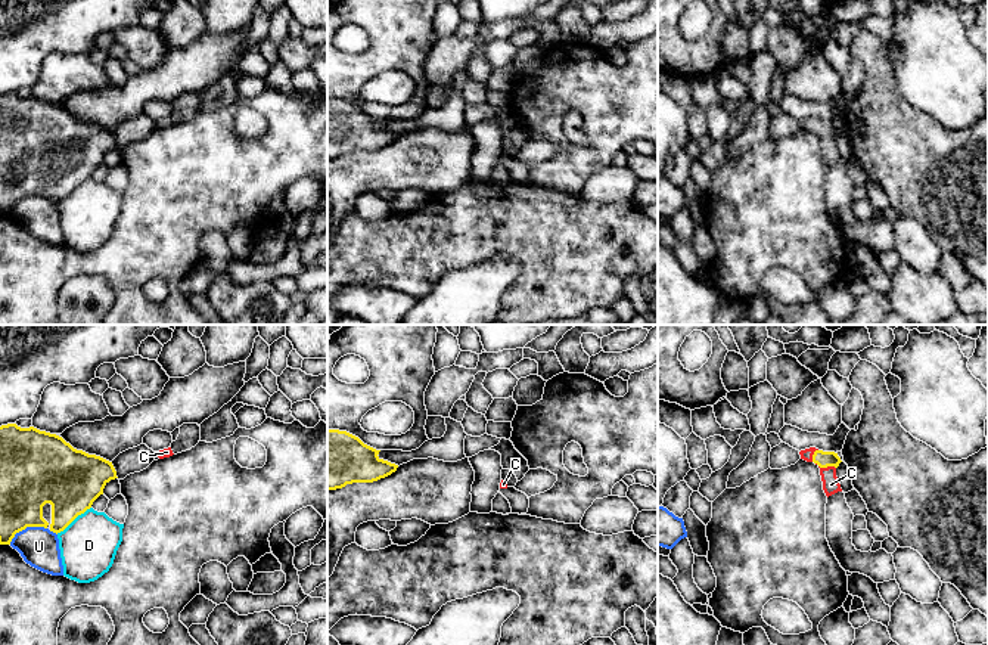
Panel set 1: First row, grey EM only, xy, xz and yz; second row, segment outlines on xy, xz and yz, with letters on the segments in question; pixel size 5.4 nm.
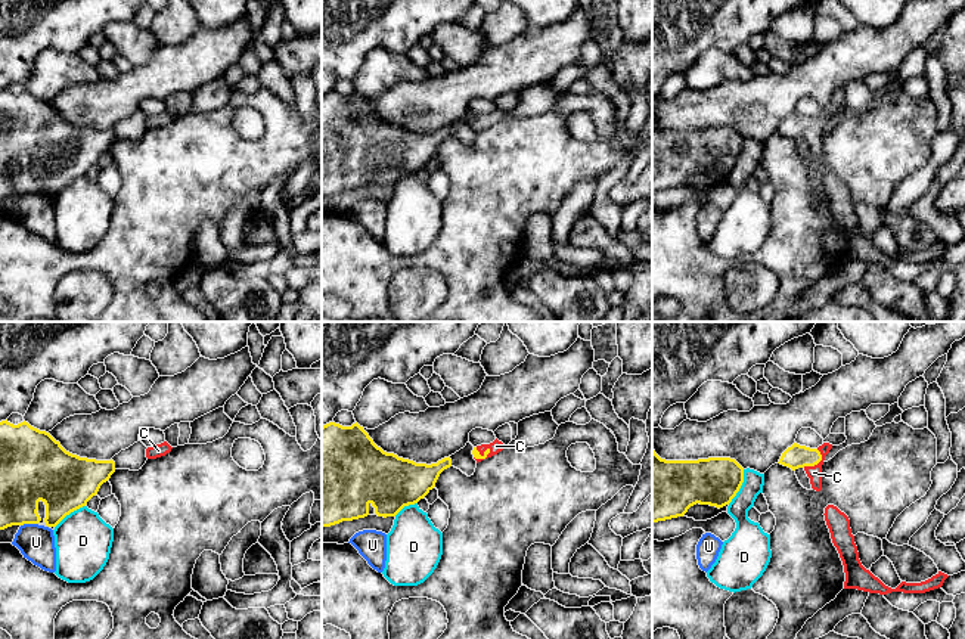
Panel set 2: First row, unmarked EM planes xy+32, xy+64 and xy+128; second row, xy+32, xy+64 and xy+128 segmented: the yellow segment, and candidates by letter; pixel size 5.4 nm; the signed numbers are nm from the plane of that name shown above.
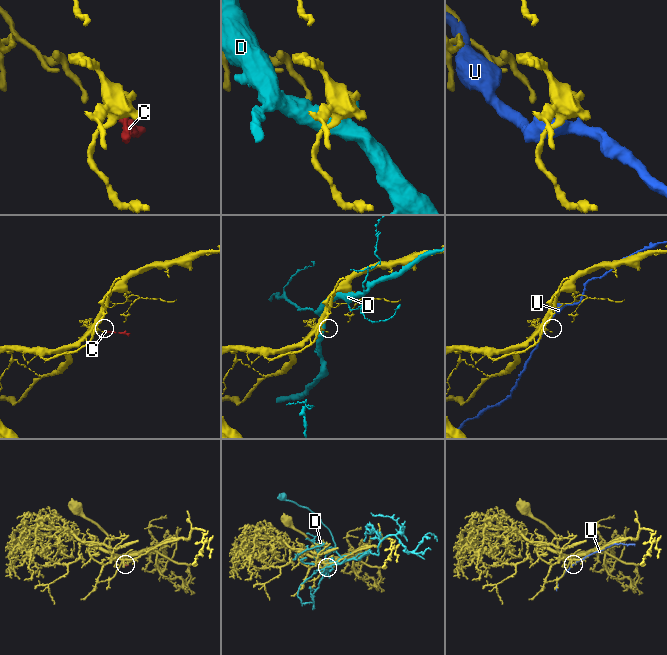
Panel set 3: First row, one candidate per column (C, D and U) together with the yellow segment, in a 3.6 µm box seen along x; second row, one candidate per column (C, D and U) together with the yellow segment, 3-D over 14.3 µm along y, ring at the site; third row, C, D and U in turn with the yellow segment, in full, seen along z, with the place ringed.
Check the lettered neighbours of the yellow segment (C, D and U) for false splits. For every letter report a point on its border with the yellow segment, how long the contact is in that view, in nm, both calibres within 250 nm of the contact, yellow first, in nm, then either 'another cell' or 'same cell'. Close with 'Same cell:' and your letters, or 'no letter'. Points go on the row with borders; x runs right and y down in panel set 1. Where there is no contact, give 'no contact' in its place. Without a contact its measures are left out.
C: yz (826, 467) | 120 nm | 90/90 nm | same cell
D: xy (72, 520) | 240 nm | 340/300 nm | another cell
U: xy (25, 527) | 220 nm | 300/220 nm | another cell
Same cell: C

